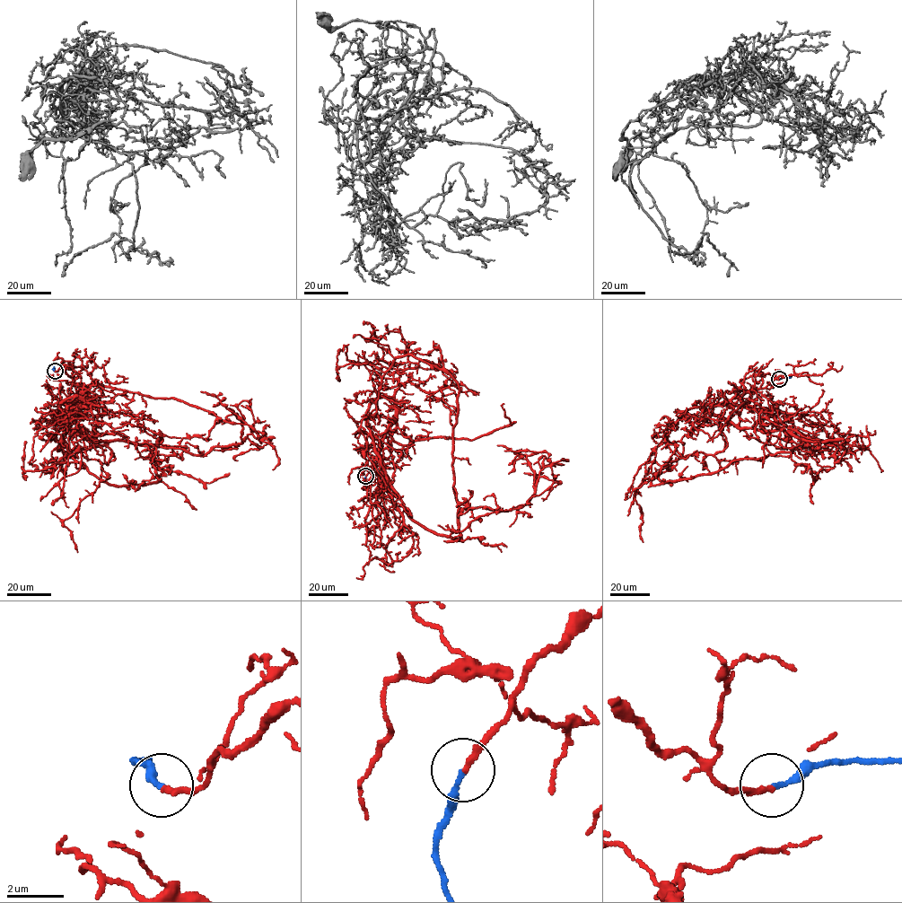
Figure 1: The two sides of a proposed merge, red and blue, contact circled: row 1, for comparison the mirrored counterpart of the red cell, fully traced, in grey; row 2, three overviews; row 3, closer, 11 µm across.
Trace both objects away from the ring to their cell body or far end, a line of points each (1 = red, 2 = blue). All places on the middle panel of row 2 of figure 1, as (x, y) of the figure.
1: (365, 476), (395, 424), (385, 486), (461, 539), (460, 508), (532, 496), (538, 452), (504, 451)
2: (365, 476), (364, 488)

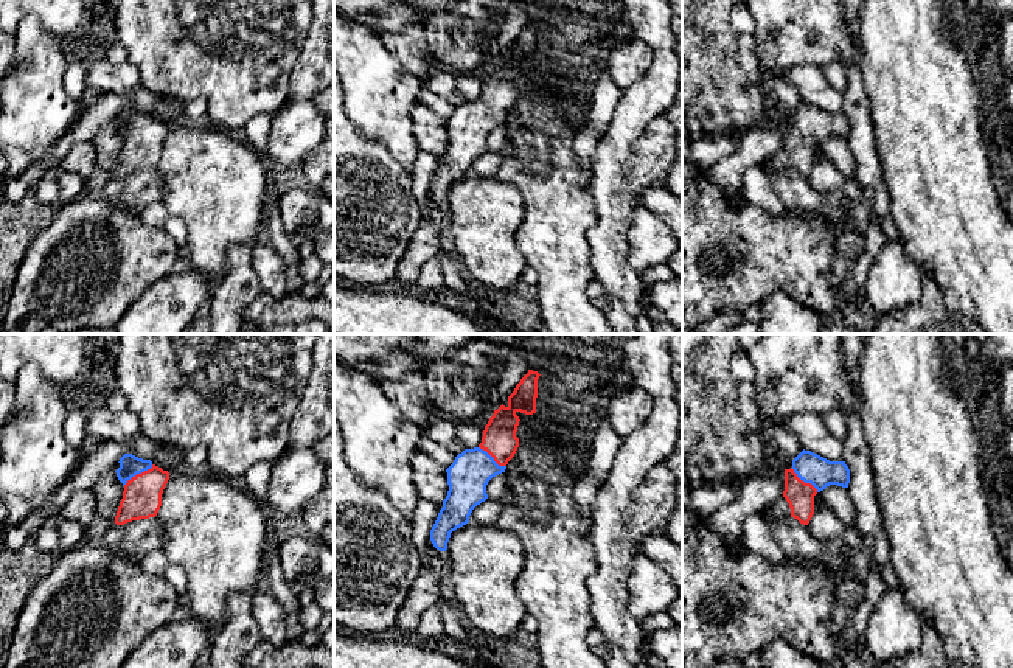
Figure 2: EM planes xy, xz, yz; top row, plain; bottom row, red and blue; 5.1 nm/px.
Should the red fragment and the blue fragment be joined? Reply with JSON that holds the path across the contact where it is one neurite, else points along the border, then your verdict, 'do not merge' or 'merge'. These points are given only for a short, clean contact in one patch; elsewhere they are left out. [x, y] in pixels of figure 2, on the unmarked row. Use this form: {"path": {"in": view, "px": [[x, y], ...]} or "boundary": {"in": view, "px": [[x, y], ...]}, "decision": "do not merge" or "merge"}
{"path": {"in": "xy", "px": [[142, 149], [137, 126], [129, 117]]}, "decision": "merge"}

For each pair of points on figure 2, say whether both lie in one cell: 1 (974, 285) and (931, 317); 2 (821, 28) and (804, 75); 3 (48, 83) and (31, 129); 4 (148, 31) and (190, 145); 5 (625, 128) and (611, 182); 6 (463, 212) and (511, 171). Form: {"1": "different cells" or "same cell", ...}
{"1": "different cells", "2": "different cells", "3": "same cell", "4": "different cells", "5": "same cell", "6": "different cells"}

